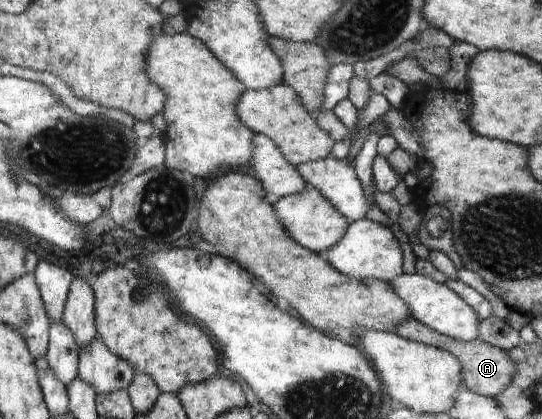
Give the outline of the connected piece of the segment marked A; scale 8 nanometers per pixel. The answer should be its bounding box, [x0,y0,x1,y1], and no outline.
[393,318,518,397]

